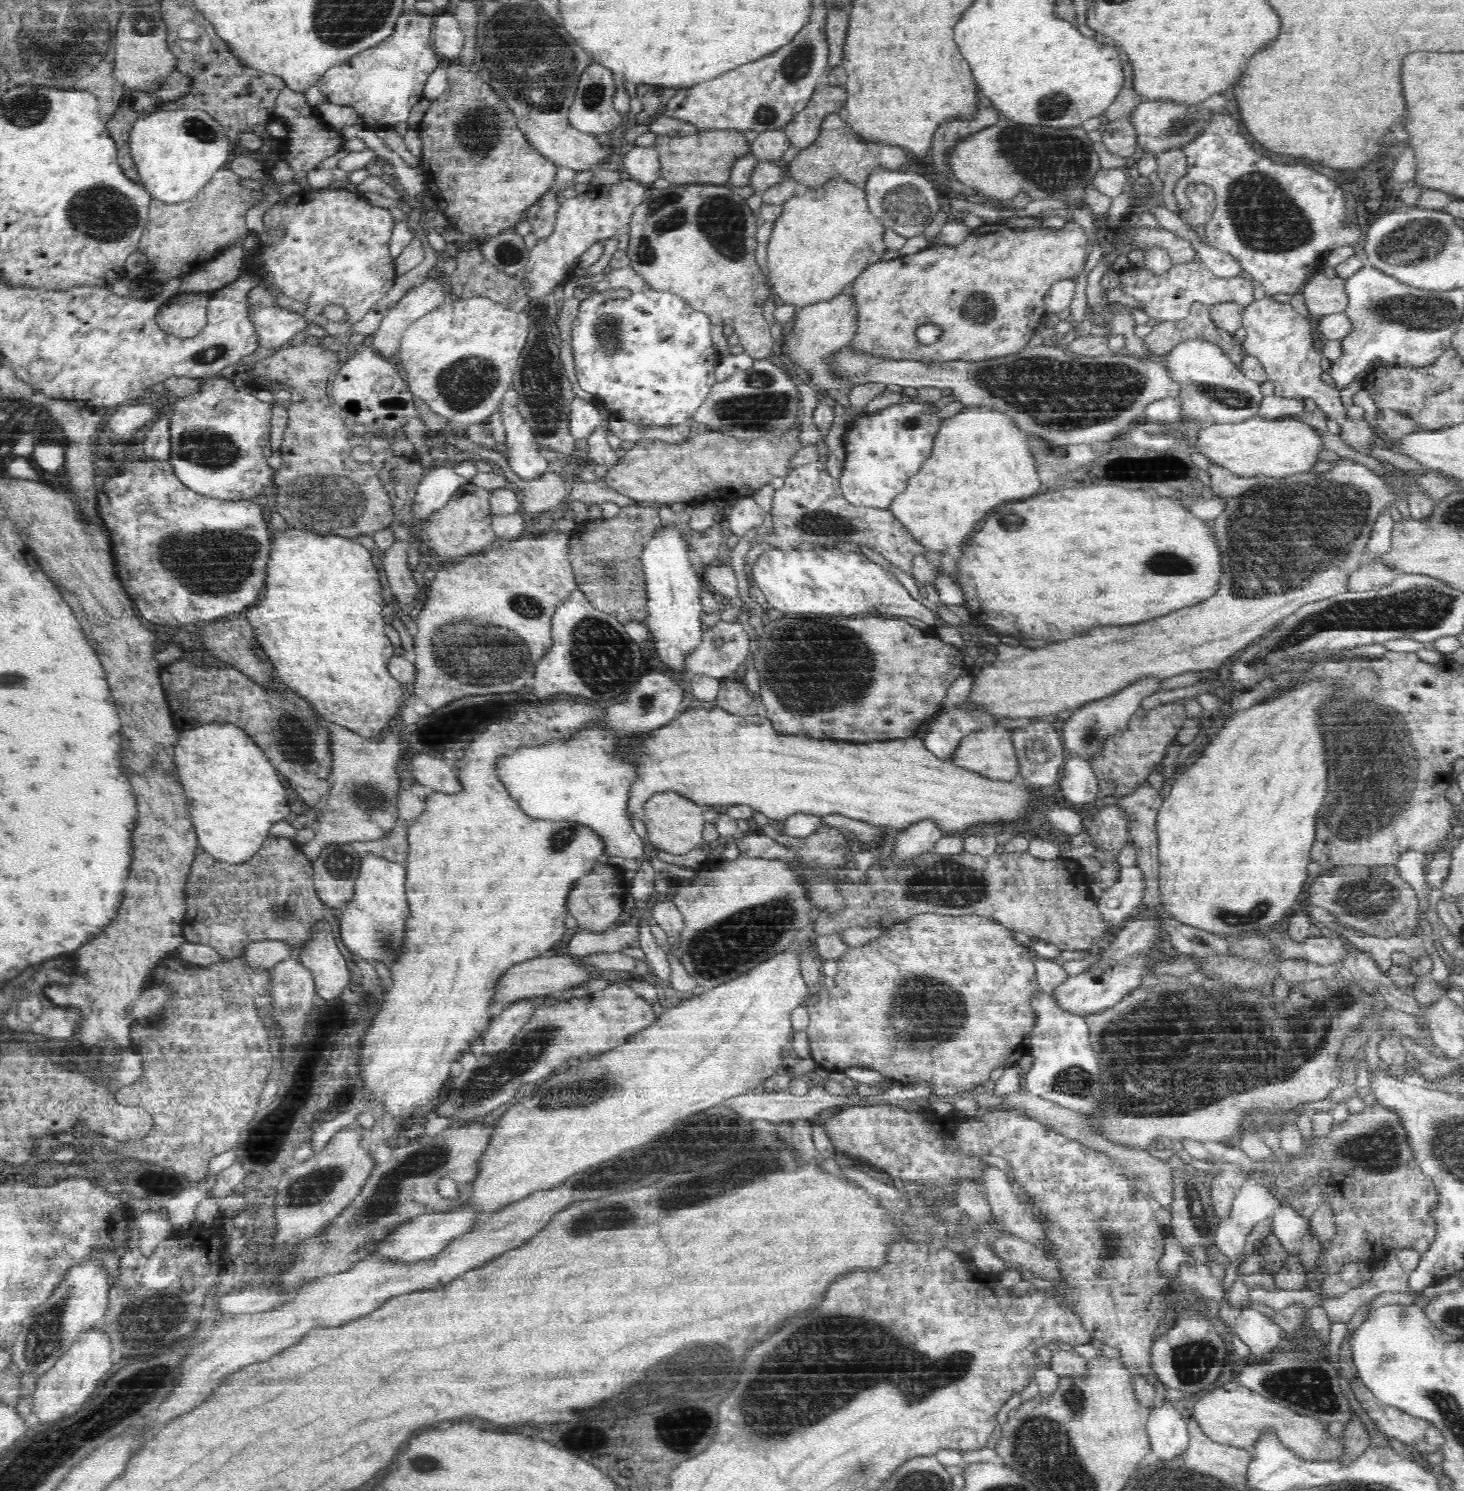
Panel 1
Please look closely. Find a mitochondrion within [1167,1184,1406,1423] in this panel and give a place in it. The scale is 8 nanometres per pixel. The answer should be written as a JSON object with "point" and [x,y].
{"point":[1310,1388]}

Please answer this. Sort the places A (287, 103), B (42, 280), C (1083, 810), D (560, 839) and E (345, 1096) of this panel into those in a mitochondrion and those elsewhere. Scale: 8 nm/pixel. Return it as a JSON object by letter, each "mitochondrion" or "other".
{"A":"other","B":"other","C":"other","D":"mitochondrion","E":"other"}

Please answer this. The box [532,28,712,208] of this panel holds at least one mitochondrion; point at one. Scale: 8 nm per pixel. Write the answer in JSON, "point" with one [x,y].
{"point":[592,95]}

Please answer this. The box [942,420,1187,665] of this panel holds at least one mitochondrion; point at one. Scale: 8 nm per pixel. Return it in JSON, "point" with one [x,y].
{"point":[1011,520]}

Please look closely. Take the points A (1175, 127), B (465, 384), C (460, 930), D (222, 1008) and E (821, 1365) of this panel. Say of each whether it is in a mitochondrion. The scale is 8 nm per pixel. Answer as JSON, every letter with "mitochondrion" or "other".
{"A":"mitochondrion","B":"mitochondrion","C":"other","D":"mitochondrion","E":"mitochondrion"}

